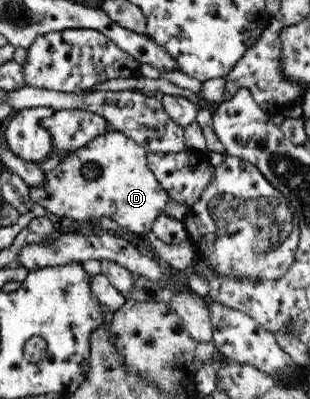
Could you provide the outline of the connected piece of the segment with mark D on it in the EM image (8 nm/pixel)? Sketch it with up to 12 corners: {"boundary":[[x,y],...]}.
{"boundary":[[107,131],[30,187],[57,222],[149,232],[171,200]]}

